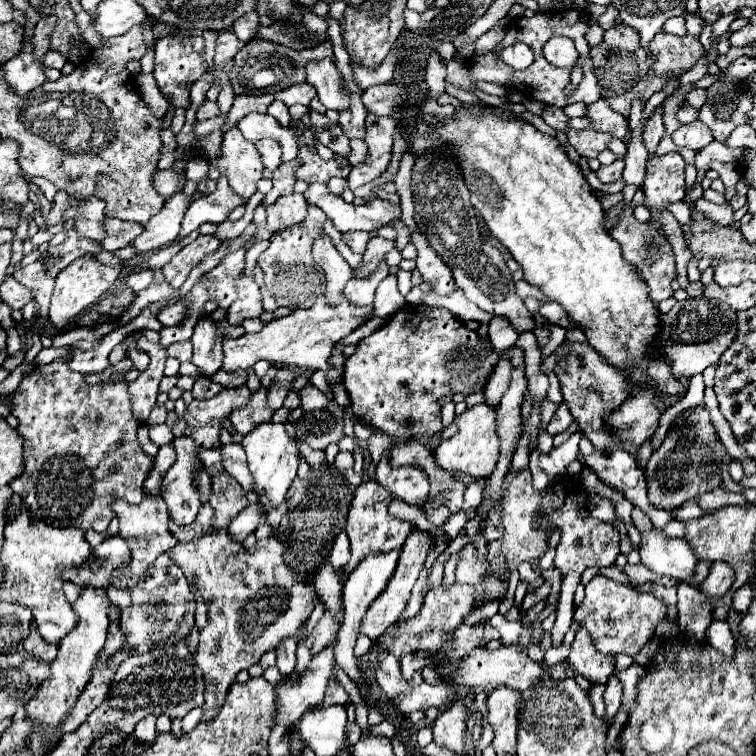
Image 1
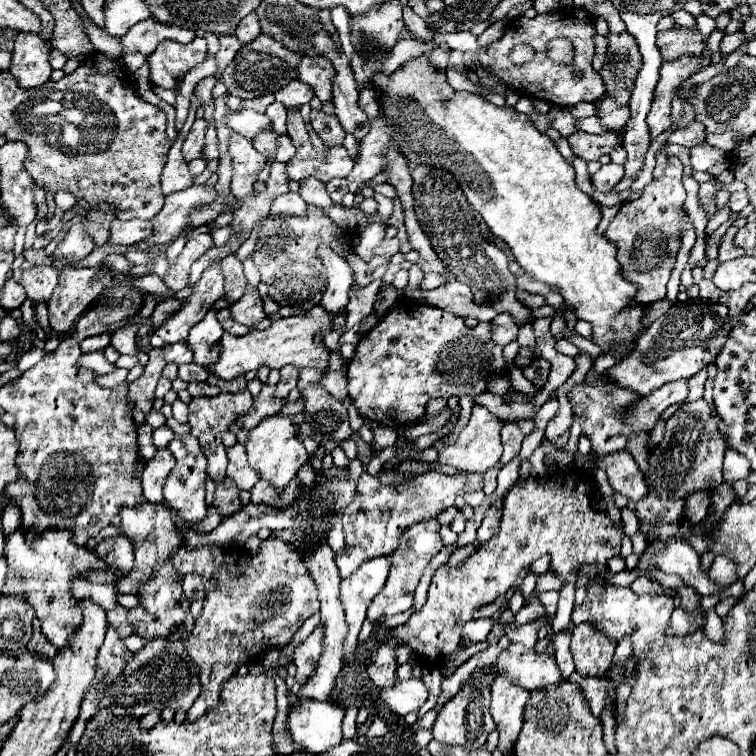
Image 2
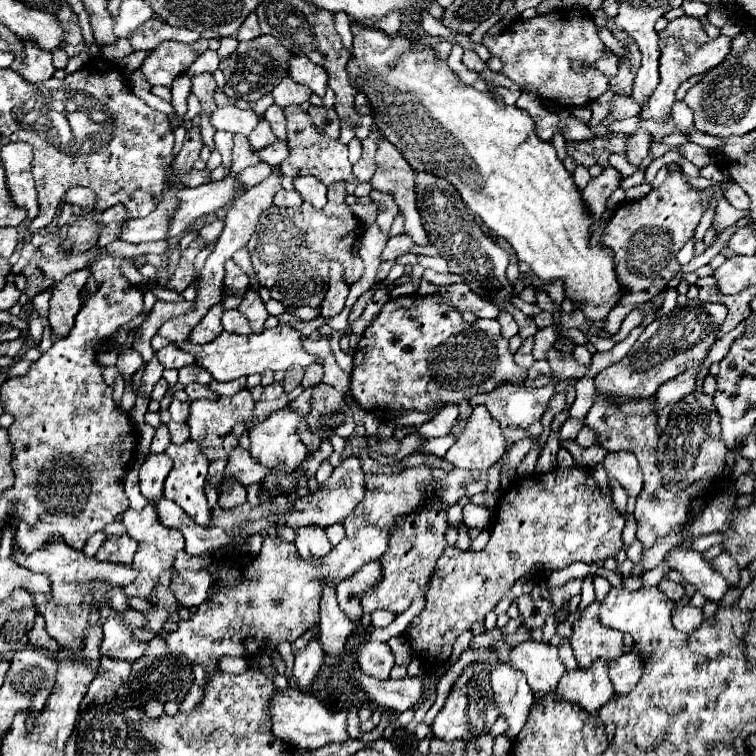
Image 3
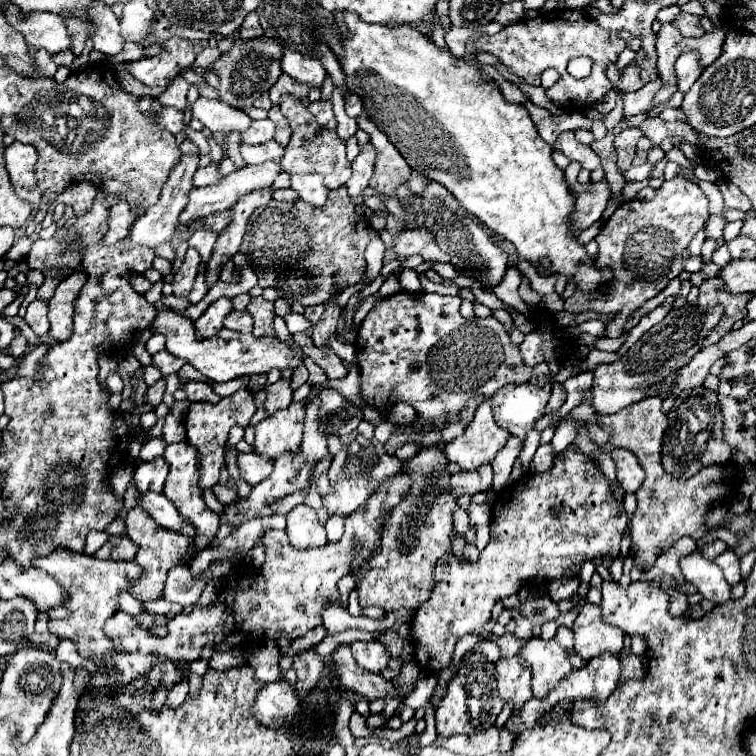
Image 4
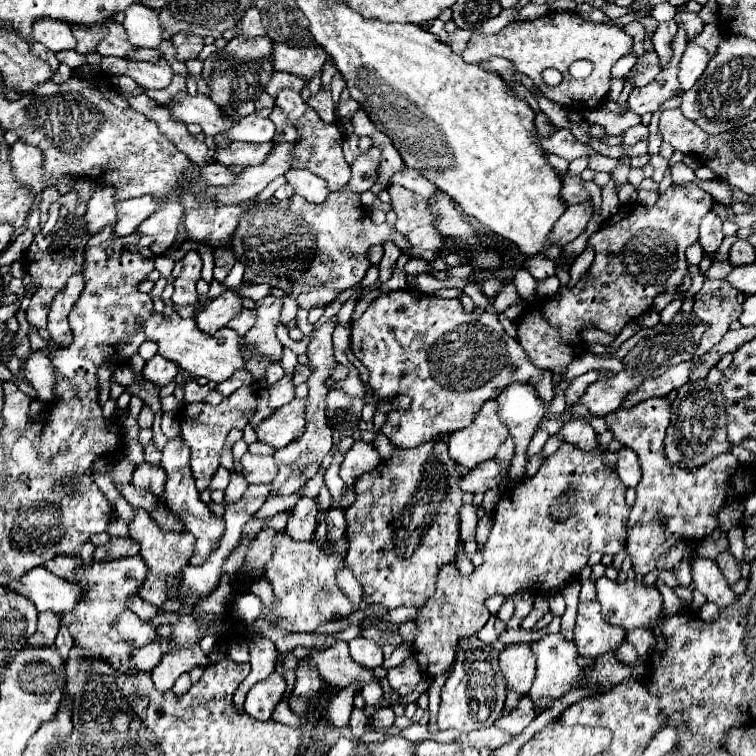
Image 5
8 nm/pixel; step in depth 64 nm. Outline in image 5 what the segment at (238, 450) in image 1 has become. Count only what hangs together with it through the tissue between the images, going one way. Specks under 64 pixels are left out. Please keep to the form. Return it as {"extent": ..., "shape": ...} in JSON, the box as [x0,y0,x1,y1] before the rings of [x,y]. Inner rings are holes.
{"extent":[240,452,278,484],"shape":[[[246,452],[240,460],[242,468],[244,468],[244,478],[250,484],[270,484],[274,482],[278,468],[272,456],[254,456],[250,452]]]}

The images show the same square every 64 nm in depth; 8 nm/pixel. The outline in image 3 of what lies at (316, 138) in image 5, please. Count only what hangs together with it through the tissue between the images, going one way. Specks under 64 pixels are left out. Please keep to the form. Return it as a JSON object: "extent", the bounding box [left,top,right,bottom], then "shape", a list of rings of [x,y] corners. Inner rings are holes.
{"extent":[280,104,352,186],"shape":[[[296,104],[286,106],[284,116],[288,120],[288,148],[290,148],[290,154],[280,164],[282,174],[290,176],[290,178],[312,174],[318,180],[322,180],[322,184],[326,184],[326,186],[336,184],[336,182],[344,182],[350,176],[350,170],[352,170],[352,164],[348,162],[348,146],[342,144],[340,140],[332,140],[332,138],[324,136],[324,132],[316,130],[316,124],[308,116],[308,112],[304,112]]]}

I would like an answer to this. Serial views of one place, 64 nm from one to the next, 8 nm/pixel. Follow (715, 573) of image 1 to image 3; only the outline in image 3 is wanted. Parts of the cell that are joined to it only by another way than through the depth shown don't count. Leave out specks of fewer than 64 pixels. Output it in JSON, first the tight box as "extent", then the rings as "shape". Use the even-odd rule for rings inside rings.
{"extent":[710,552,740,586],"shape":[[[722,552],[722,554],[720,554],[718,558],[714,558],[710,564],[726,578],[726,582],[728,582],[730,586],[736,586],[736,584],[738,584],[738,580],[740,580],[740,568],[738,568],[736,560],[734,560],[728,552]]]}

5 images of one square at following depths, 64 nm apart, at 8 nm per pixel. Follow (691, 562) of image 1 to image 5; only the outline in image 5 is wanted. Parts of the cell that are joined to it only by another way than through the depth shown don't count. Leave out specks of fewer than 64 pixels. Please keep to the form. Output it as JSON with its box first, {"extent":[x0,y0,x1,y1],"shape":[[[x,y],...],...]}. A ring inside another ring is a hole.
{"extent":[692,558,738,608],"shape":[[[696,558],[692,564],[692,578],[694,578],[694,588],[698,588],[706,596],[708,602],[718,604],[720,608],[732,606],[738,598],[732,592],[730,584],[724,580],[724,576],[714,560]]]}

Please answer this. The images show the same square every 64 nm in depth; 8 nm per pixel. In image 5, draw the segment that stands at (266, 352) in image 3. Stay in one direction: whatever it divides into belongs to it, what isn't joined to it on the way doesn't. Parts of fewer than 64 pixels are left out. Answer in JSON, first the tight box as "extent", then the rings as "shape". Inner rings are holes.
{"extent":[144,314,244,382],"shape":[[[152,314],[144,324],[144,334],[146,340],[158,344],[160,356],[176,362],[180,370],[186,370],[194,376],[202,376],[212,382],[224,382],[232,376],[234,370],[244,368],[244,360],[240,356],[242,336],[236,334],[232,328],[222,328],[214,336],[208,336],[196,326],[192,318],[184,320],[178,314],[172,314],[172,320],[162,320],[162,314]]]}

